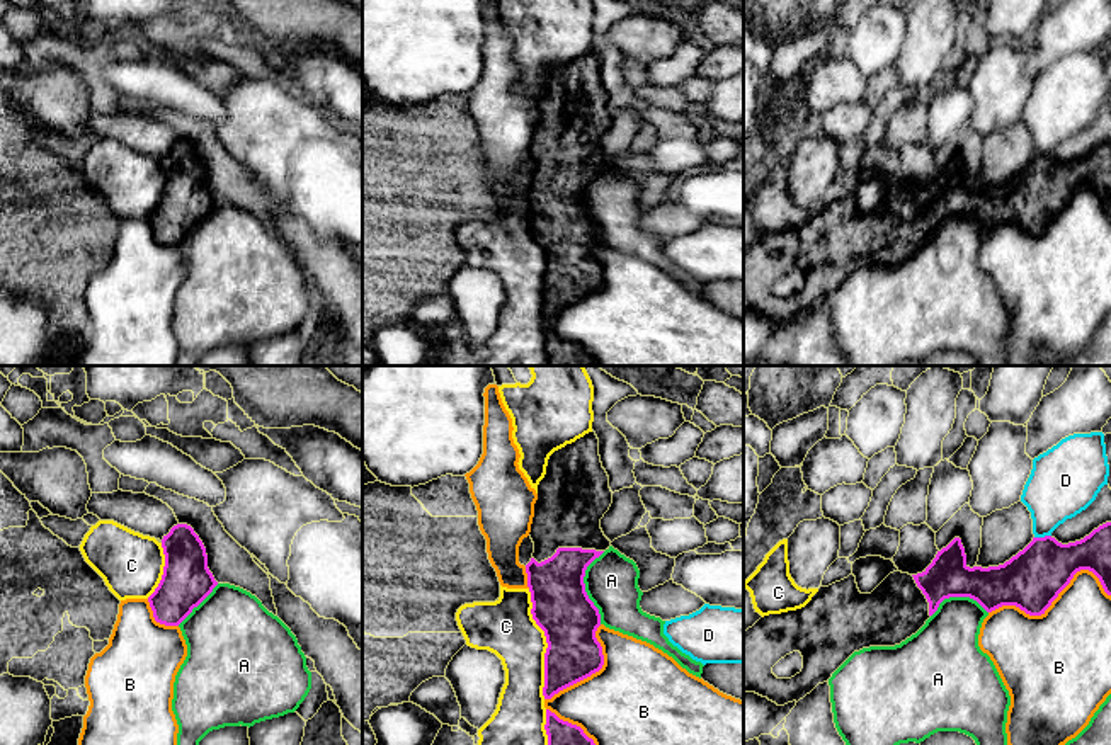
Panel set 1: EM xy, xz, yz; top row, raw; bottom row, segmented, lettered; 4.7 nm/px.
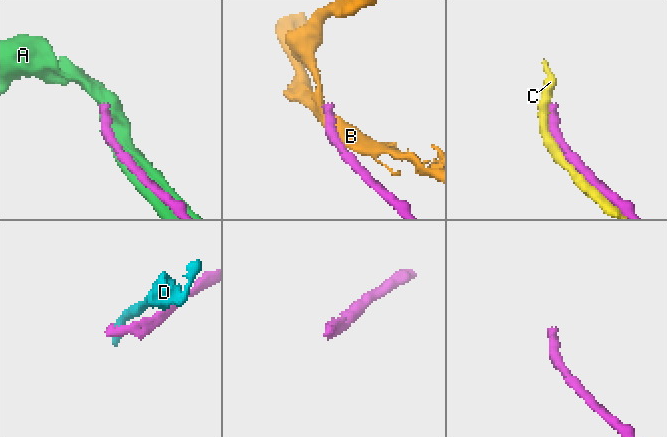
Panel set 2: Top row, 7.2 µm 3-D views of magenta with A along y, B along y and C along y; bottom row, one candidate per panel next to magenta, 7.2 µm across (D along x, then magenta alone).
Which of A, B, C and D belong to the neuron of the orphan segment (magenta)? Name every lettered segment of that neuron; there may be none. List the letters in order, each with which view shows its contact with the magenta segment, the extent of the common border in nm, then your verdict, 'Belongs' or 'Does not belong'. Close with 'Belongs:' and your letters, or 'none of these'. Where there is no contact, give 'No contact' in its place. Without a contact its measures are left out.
A: Touches magenta in xz. Shared border 340 nm. Does not belong
B: Touches magenta in yz. Shared border 600 nm. Does not belong
C: Touches magenta in xz. Shared border 550 nm. Does not belong
D: Touches magenta in yz. Shared border 80 nm. Does not belong
Belongs: none of these

